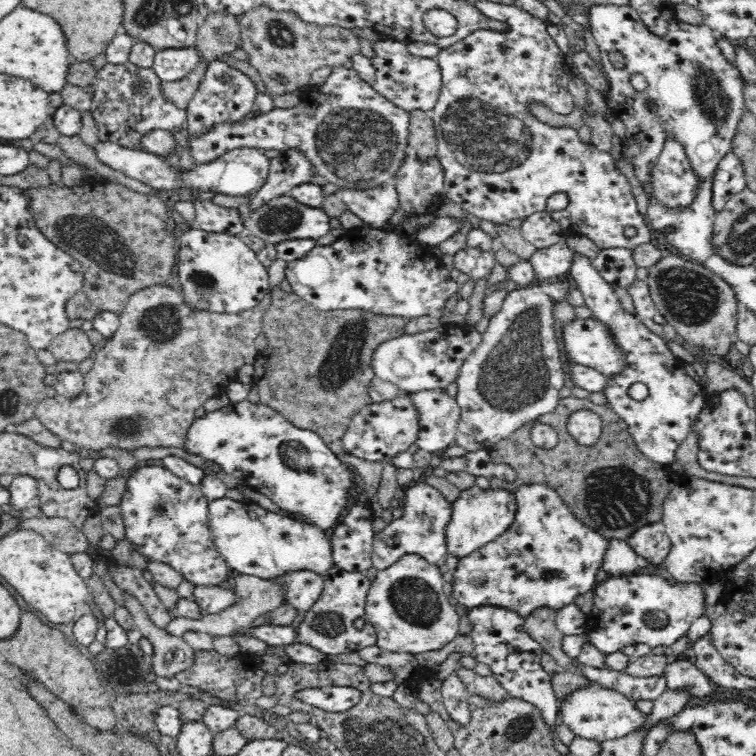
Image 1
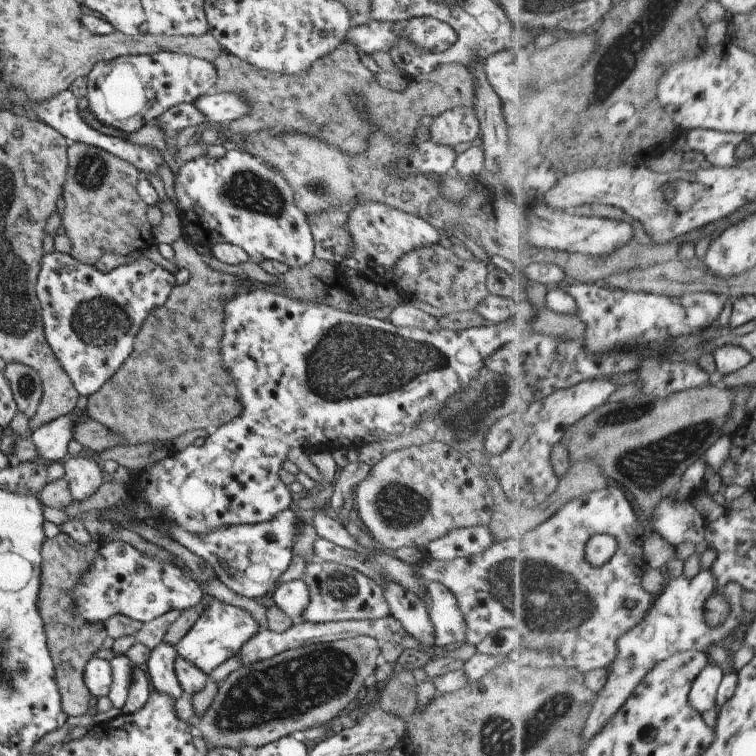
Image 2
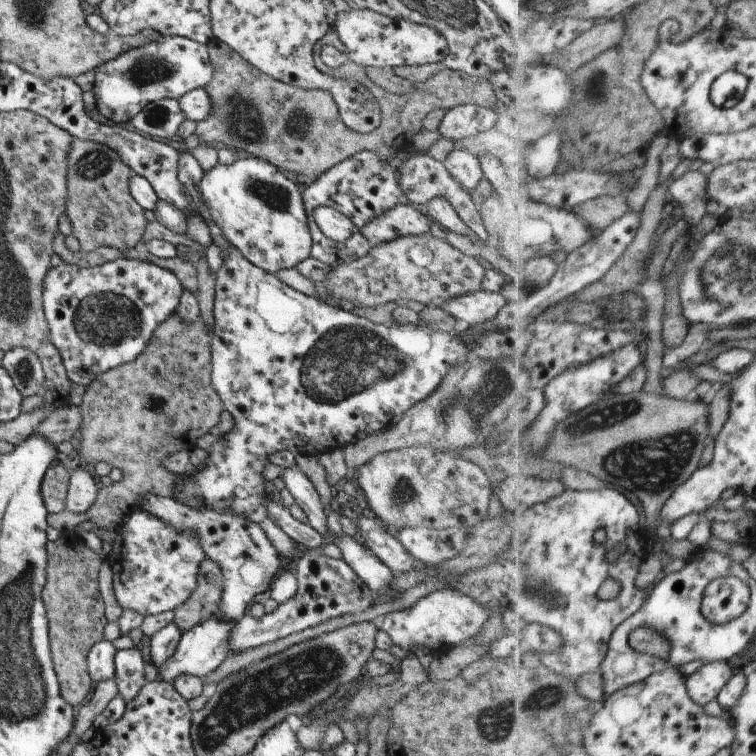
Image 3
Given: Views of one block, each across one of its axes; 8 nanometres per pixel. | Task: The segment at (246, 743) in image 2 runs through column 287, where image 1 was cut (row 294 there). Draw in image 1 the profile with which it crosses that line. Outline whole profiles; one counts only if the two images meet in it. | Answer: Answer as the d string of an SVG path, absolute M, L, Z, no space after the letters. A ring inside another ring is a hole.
M669 252L647 268L651 299L667 323L701 352L725 357L738 340L736 336L737 297L730 284L724 283L715 272Z

